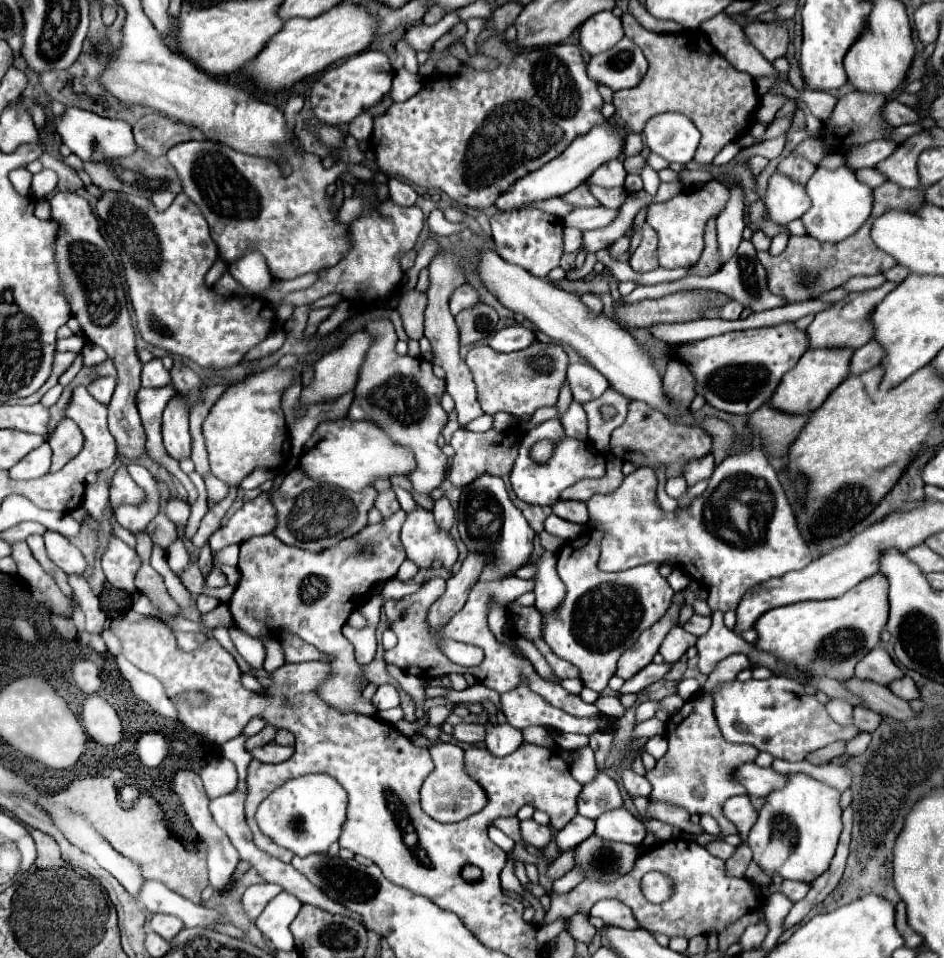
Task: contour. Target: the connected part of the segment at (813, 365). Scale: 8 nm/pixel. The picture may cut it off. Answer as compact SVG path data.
M807 349L803 353L803 357L799 359L799 363L789 373L783 375L781 383L777 385L775 395L771 395L767 405L771 405L777 411L785 411L787 415L811 413L847 377L851 355L853 355L853 351L843 351L843 349L841 351L813 351L813 349Z

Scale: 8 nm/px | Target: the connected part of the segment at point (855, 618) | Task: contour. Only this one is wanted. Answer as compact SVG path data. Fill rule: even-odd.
M875 573L849 589L843 597L829 601L801 601L777 607L761 615L755 623L759 633L757 647L779 655L785 663L793 663L801 671L827 675L837 681L849 679L859 659L879 645L879 635L887 623L887 587L885 575Z

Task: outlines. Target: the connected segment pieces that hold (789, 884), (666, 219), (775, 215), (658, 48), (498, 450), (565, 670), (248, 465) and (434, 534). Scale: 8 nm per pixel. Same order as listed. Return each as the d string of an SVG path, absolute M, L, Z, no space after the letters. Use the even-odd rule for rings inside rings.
M783 881L779 887L777 885L771 885L771 893L775 891L781 891L785 893L791 901L801 901L807 893L809 893L809 883L793 883L793 881Z
M717 179L703 185L699 191L691 193L679 193L673 199L665 203L651 203L647 207L647 223L657 225L659 235L659 267L665 269L677 269L677 267L691 267L699 261L701 251L705 247L703 243L703 231L705 223L711 217L717 217L719 211L723 211L725 203L729 201L729 187Z
M779 171L769 177L769 189L763 201L767 205L767 219L783 227L793 219L799 219L811 207L805 185L793 183Z
M685 29L679 35L641 31L639 39L633 39L633 43L647 57L649 69L637 87L613 93L615 115L611 123L623 129L625 137L629 133L641 133L647 119L653 115L683 113L701 131L699 153L703 155L695 155L693 161L697 165L709 165L727 143L747 133L755 109L759 107L755 81L751 75L731 67L731 63L705 39L701 29Z
M521 417L517 427L507 429L507 431L497 431L497 429L489 429L485 433L473 433L473 431L465 431L465 429L455 431L455 435L451 437L451 447L455 449L455 457L451 459L451 465L449 465L449 471L447 471L449 479L457 487L469 485L475 477L479 477L483 473L501 475L507 481L509 471L511 471L511 467L513 467L513 463L517 459L519 441L523 439L525 423L529 423L529 417Z
M531 639L533 641L533 645L541 651L541 655L547 659L547 663L549 663L549 667L553 669L553 673L557 675L557 677L579 677L579 671L577 671L577 667L573 667L569 661L563 661L563 659L559 659L549 647L547 647L547 643L543 641L543 639Z
M379 307L371 313L351 317L345 327L339 327L335 333L327 335L319 343L319 349L309 351L305 357L299 357L295 367L281 369L279 365L273 365L273 367L267 367L255 375L245 377L243 381L239 381L231 387L227 387L227 391L215 401L215 405L211 407L211 411L203 423L203 435L205 435L205 443L207 443L211 473L217 479L225 481L227 485L239 487L241 479L247 477L255 469L273 469L273 471L281 469L291 455L291 441L287 439L287 425L285 425L283 411L279 407L285 389L301 377L303 367L313 367L317 355L327 355L327 353L335 351L339 347L339 343L345 341L345 337L349 337L357 331L363 331L367 327L367 323L373 319L377 319L377 317L389 319L389 311L391 311L389 307Z
M415 509L407 515L401 531L401 543L407 551L407 559L415 561L419 567L429 567L433 559L441 559L445 569L451 573L457 561L457 545L449 531L441 531L433 521L433 513L425 509Z

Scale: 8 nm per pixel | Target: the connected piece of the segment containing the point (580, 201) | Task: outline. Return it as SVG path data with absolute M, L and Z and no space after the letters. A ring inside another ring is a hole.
M579 185L579 187L575 187L575 189L569 191L563 199L565 199L565 201L569 199L569 203L571 203L571 205L575 203L577 207L595 207L595 205L597 205L597 201L595 201L595 197L589 193L587 185Z

